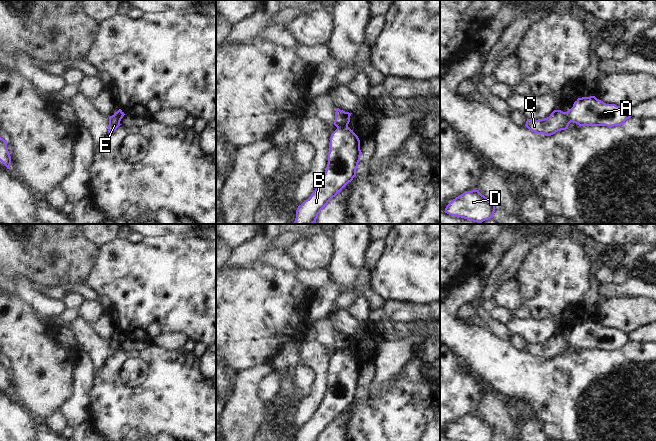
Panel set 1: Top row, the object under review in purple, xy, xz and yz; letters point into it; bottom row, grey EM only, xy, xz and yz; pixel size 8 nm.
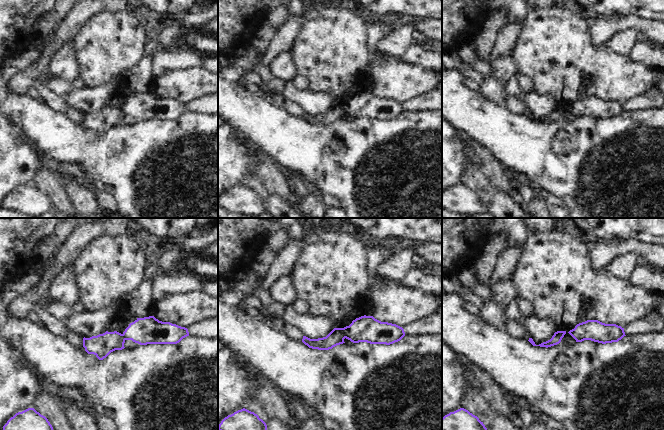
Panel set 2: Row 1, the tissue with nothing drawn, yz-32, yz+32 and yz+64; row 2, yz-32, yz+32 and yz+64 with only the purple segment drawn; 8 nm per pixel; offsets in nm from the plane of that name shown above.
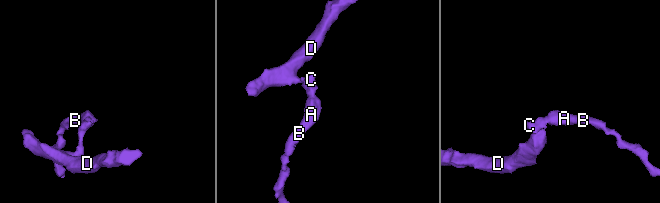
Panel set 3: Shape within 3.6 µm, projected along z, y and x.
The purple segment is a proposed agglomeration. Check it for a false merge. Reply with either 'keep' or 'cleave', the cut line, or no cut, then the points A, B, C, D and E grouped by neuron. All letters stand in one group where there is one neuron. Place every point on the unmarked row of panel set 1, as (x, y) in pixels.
cleave | xz (347, 349), (339, 349), (337, 351) | A B / C D E

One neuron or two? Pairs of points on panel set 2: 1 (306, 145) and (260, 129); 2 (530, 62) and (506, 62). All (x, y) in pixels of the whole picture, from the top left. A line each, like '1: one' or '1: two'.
1: one
2: two

